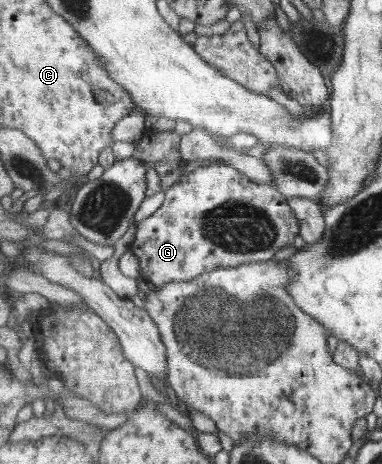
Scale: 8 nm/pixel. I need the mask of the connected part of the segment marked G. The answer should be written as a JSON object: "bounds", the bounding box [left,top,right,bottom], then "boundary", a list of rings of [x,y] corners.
{"bounds":[129,161,301,287],"boundary":[[[215,161],[210,165],[197,168],[193,172],[181,175],[179,181],[171,185],[165,191],[165,199],[159,209],[151,216],[143,219],[136,225],[136,239],[130,244],[129,250],[139,257],[142,279],[159,287],[171,282],[187,282],[191,278],[199,277],[203,274],[212,272],[220,267],[242,266],[250,263],[271,261],[271,258],[285,246],[292,246],[295,238],[300,237],[301,222],[297,218],[296,212],[291,208],[288,198],[277,188],[269,184],[256,183],[250,176],[243,171],[237,170],[231,164]]]}

